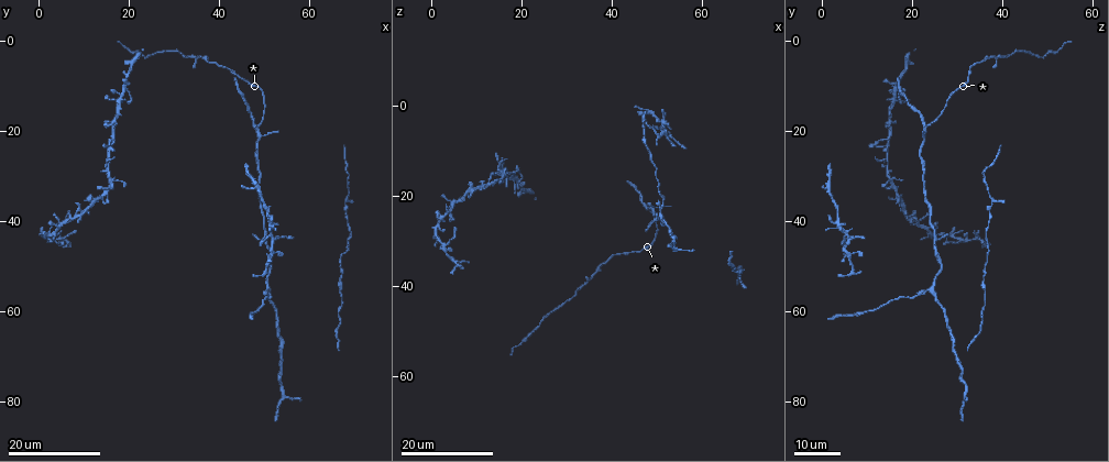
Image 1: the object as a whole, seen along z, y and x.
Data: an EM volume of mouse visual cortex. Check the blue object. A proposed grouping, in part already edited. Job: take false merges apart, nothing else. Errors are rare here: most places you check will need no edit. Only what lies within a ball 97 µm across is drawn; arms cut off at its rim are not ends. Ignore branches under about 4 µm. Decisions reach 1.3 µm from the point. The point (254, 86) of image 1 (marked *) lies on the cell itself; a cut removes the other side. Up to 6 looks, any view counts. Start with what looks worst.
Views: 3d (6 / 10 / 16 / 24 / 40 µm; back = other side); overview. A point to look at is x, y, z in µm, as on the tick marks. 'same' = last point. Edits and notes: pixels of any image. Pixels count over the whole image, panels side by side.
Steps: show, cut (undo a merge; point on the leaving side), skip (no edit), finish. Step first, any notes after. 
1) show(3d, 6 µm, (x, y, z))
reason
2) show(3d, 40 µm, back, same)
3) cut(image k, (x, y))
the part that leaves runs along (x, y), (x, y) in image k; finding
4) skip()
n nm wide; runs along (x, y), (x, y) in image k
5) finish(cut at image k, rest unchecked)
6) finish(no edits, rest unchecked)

show(3d, 24 µm, (51.0, 56.0, 23.5))
three-way junction

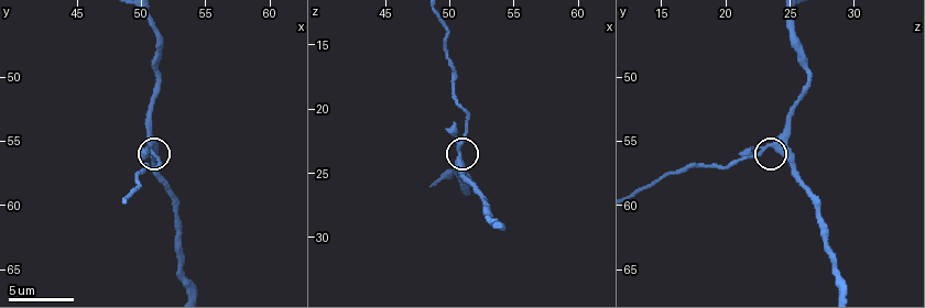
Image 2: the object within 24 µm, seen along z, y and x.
show(3d, 6 µm, (50.8, 55.2, 23.8))
closer look

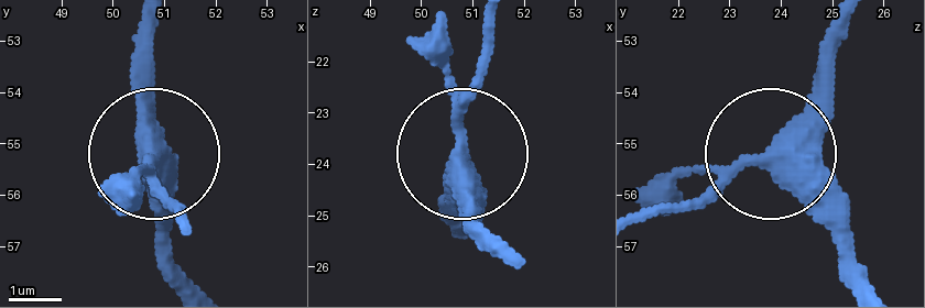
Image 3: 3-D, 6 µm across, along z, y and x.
show(3d, 6 µm, back, (50.75, 55.35, 23.65))

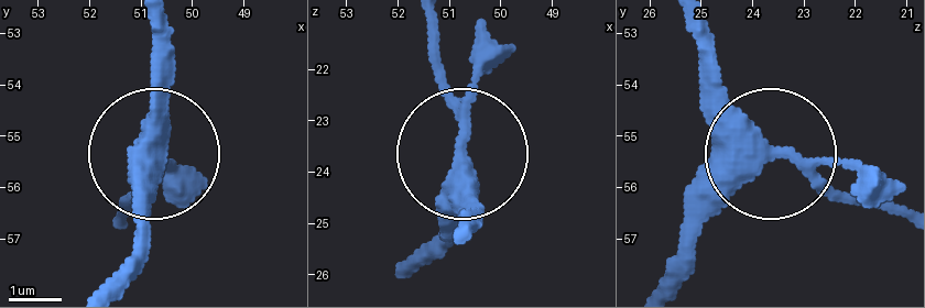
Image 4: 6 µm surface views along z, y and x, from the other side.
skip()
side arm 26 µm; runs along (458, 241), (458, 122), (433, 47) in image 4; one cell here

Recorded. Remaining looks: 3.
show(3d, 24 µm, (19.0, 11.0, 16.5))
thin arm on a thick one

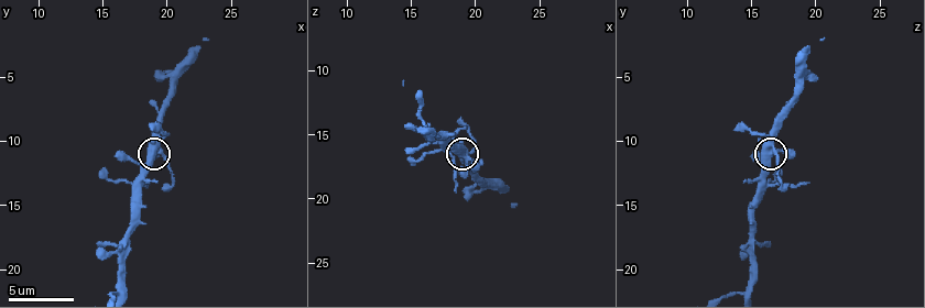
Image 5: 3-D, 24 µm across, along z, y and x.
show(3d, 6 µm, (19.2, 10.8, 16.6))
closer look

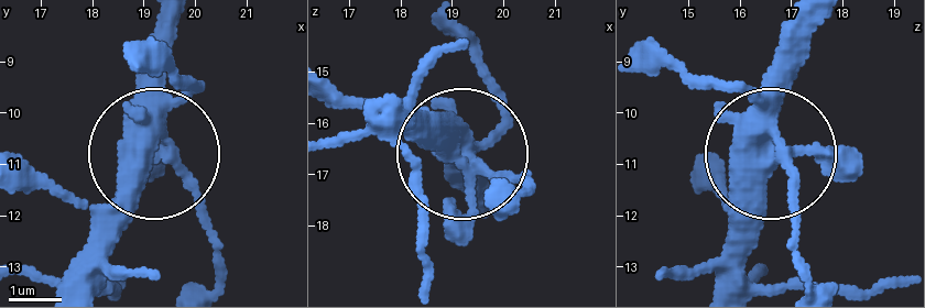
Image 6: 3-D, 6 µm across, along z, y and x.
show(3d, 6 µm, back, (19.00, 10.85, 16.75))

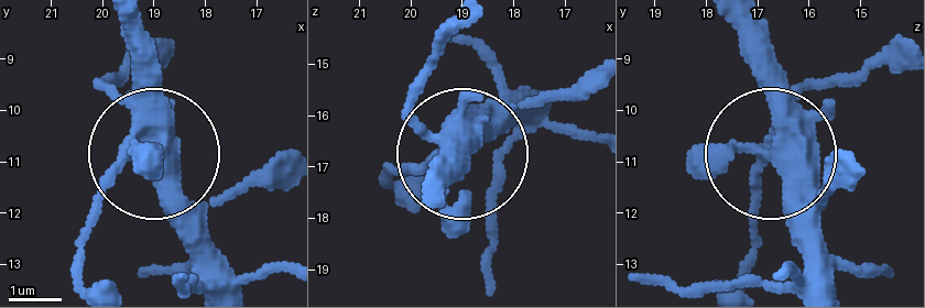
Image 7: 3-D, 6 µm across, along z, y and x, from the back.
skip()
4 arms; all the same cell

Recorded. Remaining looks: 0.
finish(no edits, rest unchecked)

